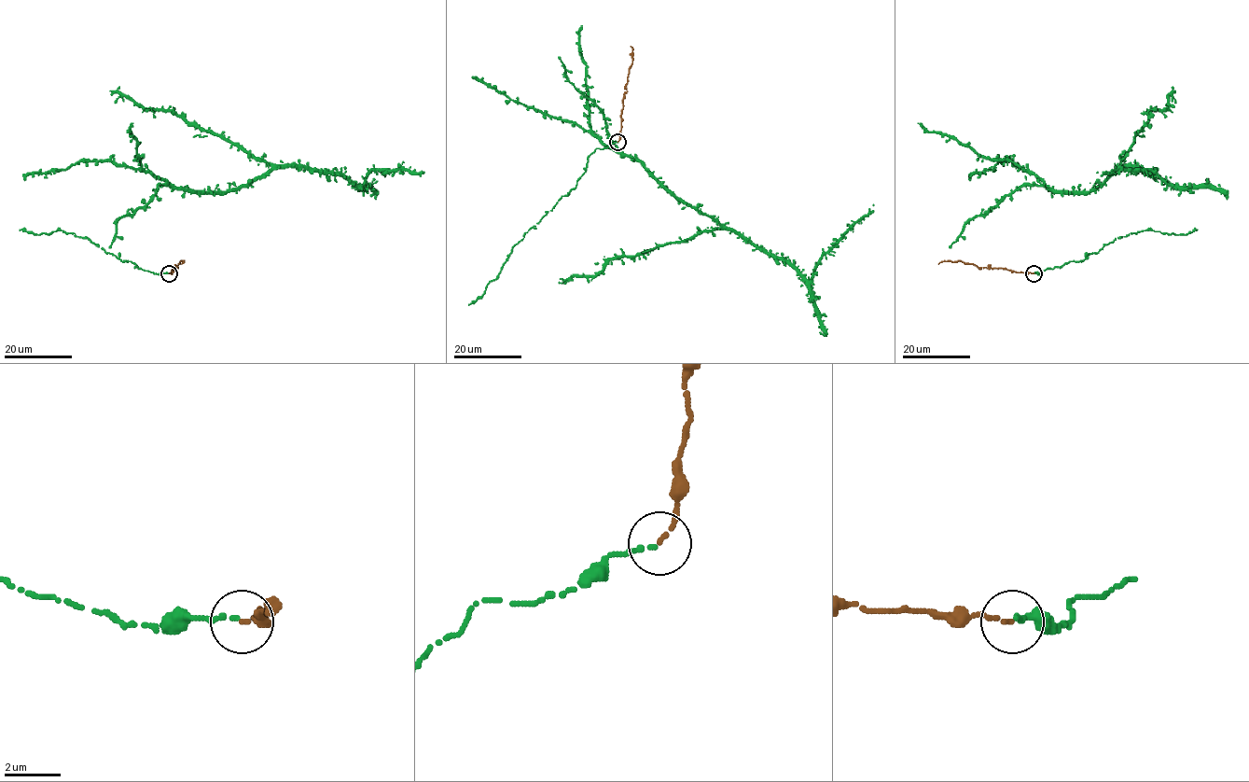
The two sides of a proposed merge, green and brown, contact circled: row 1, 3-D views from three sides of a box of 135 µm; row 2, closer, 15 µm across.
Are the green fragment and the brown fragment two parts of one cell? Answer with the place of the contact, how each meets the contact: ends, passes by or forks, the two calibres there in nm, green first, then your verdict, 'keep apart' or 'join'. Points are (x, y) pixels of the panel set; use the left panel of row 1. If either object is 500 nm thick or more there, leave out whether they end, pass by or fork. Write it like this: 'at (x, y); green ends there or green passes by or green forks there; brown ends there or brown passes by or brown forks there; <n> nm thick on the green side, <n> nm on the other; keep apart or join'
at (169, 273); green ends there; brown ends there; 170 nm thick on the green side, 140 nm on the other; join

